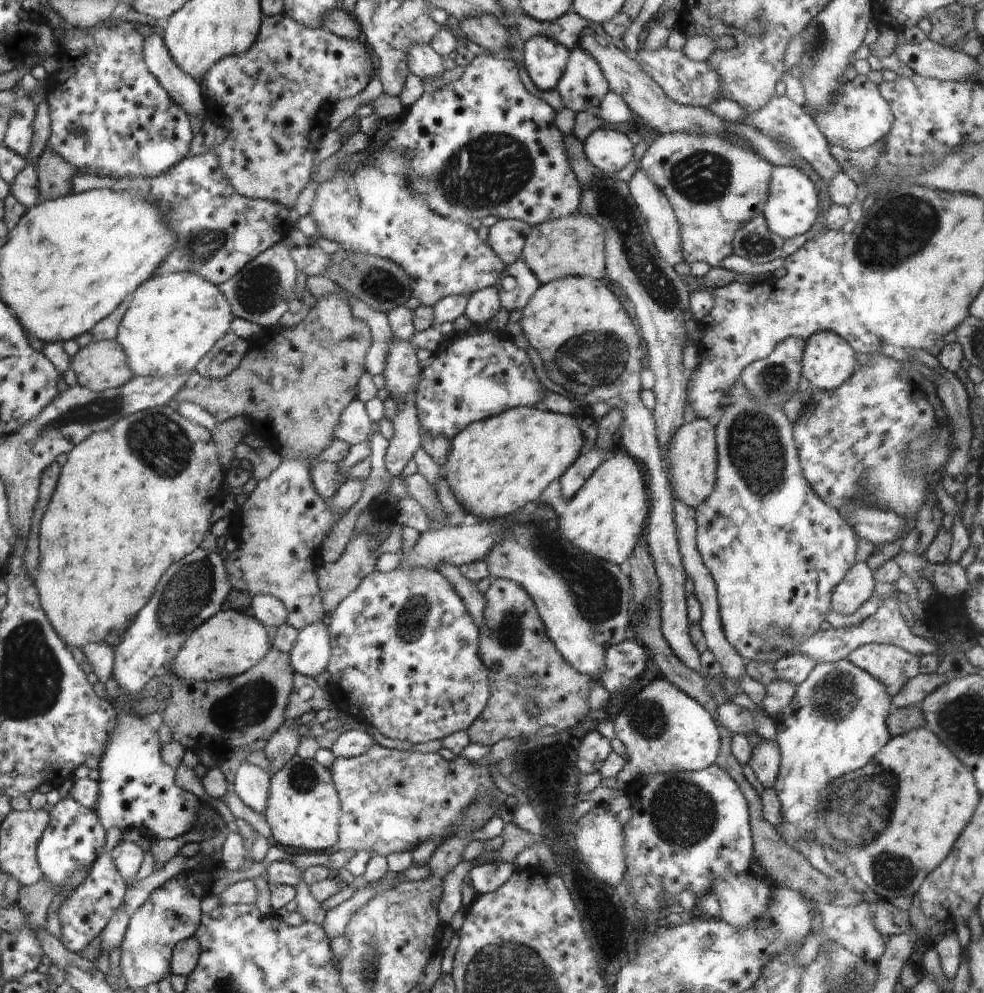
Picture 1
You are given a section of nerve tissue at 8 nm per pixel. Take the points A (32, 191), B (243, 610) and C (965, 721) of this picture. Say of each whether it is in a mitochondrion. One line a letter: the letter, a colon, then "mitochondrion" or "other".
A: other
B: other
C: mitochondrion

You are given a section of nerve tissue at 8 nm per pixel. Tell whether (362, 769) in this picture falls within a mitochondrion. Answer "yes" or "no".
no

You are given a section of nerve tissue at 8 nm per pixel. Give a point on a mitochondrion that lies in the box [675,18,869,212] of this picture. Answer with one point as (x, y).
(821, 34)

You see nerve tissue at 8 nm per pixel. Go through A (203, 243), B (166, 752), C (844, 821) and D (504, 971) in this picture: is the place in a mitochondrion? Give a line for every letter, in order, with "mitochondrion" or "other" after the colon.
A: mitochondrion
B: other
C: mitochondrion
D: mitochondrion

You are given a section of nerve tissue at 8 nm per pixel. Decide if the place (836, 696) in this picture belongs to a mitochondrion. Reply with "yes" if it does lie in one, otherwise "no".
yes

